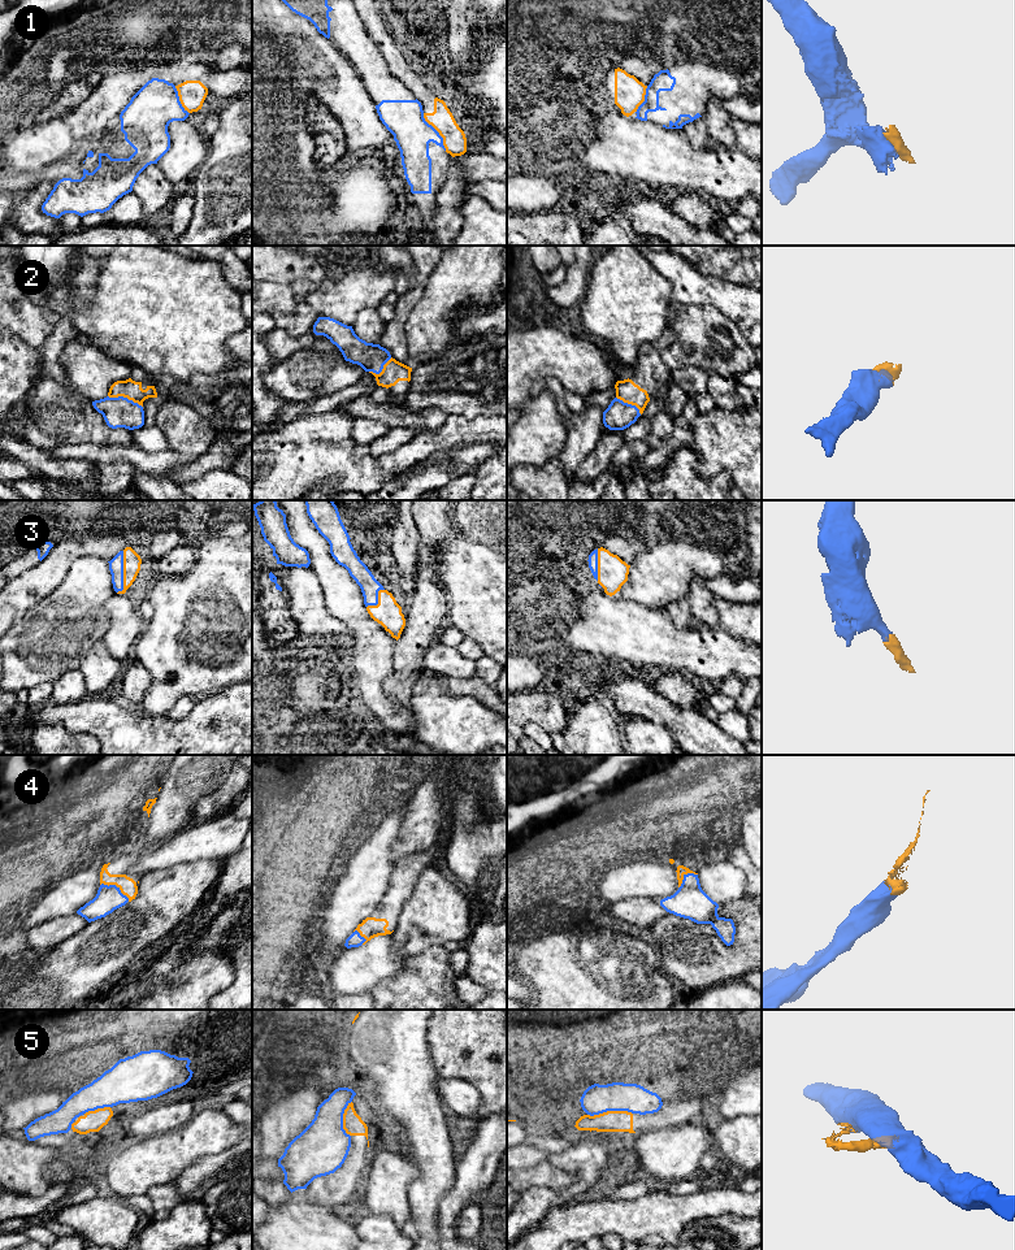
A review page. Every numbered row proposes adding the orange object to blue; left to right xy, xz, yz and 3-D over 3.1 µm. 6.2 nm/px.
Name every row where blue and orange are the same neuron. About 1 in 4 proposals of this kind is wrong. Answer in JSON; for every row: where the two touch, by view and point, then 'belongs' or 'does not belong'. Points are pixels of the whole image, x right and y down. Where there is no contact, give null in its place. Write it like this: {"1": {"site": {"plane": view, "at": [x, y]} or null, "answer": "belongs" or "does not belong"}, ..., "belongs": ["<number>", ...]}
{"1": {"site": {"plane": "xz", "at": [437, 131]}, "answer": "does not belong"}, "2": {"site": {"plane": "xy", "at": [125, 398]}, "answer": "belongs"}, "3": {"site": {"plane": "xy", "at": [122, 573]}, "answer": "belongs"}, "4": {"site": {"plane": "xy", "at": [116, 886]}, "answer": "belongs"}, "5": {"site": {"plane": "yz", "at": [610, 1110]}, "answer": "does not belong"}, "belongs": ["2", "3", "4"]}

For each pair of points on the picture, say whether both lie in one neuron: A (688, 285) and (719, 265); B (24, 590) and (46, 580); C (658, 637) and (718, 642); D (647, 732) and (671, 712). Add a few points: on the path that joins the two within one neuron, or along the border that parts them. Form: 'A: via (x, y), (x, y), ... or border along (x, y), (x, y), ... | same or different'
A: border along (685, 259), (701, 272), (729, 280), (734, 283) | different
B: via (29, 587), (40, 581) | same
C: via (672, 643), (703, 643) | same
D: border along (627, 716), (640, 716), (664, 724), (675, 741) | different

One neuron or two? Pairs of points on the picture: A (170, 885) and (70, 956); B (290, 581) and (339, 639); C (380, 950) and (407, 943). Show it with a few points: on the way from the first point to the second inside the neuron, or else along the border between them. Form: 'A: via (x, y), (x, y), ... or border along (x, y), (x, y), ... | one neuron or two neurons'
A: via (152, 915), (146, 929), (100, 950) | one neuron
B: via (304, 595), (308, 608), (325, 625) | one neuron
C: border along (391, 936), (394, 951), (400, 956), (408, 958) | two neurons

